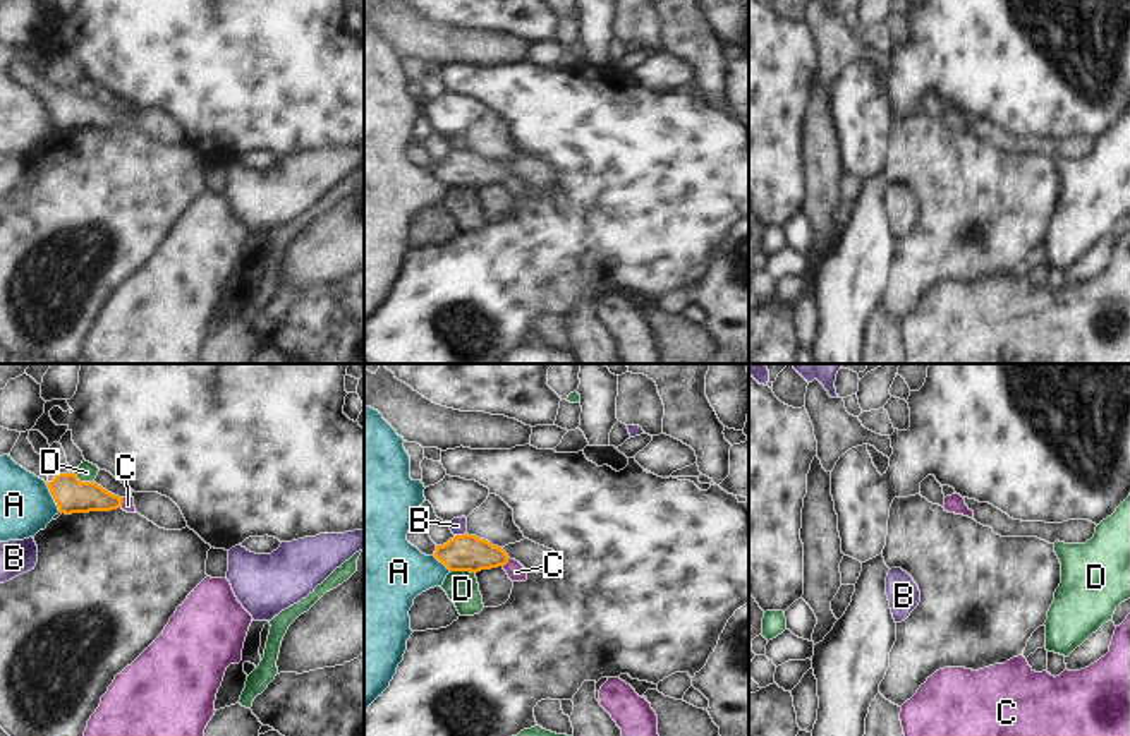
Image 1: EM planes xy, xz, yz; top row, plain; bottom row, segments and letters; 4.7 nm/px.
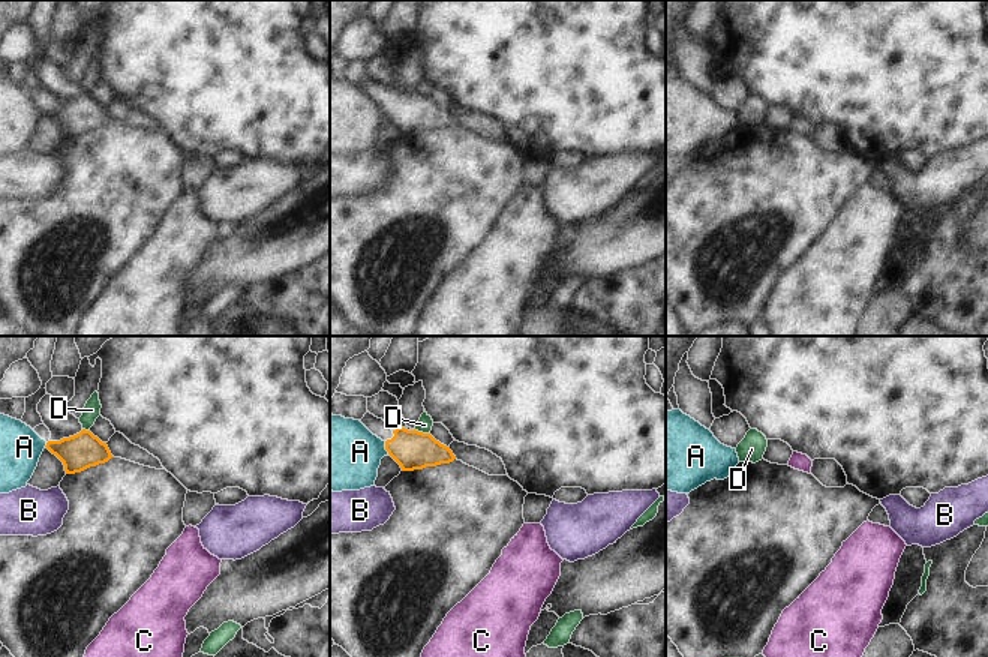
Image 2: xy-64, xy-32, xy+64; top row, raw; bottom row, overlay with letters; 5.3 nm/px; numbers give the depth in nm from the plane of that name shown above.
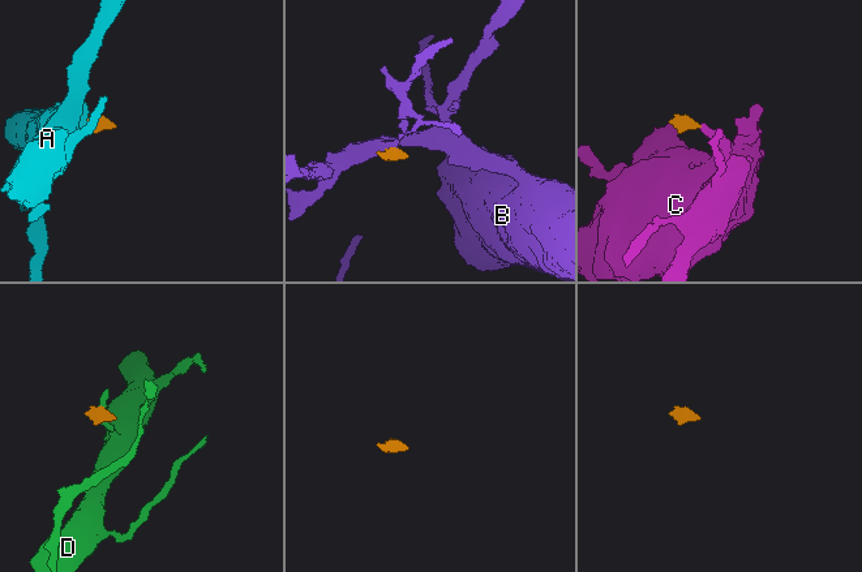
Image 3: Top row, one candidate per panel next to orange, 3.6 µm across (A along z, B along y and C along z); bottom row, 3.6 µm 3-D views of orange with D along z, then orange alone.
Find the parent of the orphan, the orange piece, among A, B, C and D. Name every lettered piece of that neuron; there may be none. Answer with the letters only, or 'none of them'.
C

